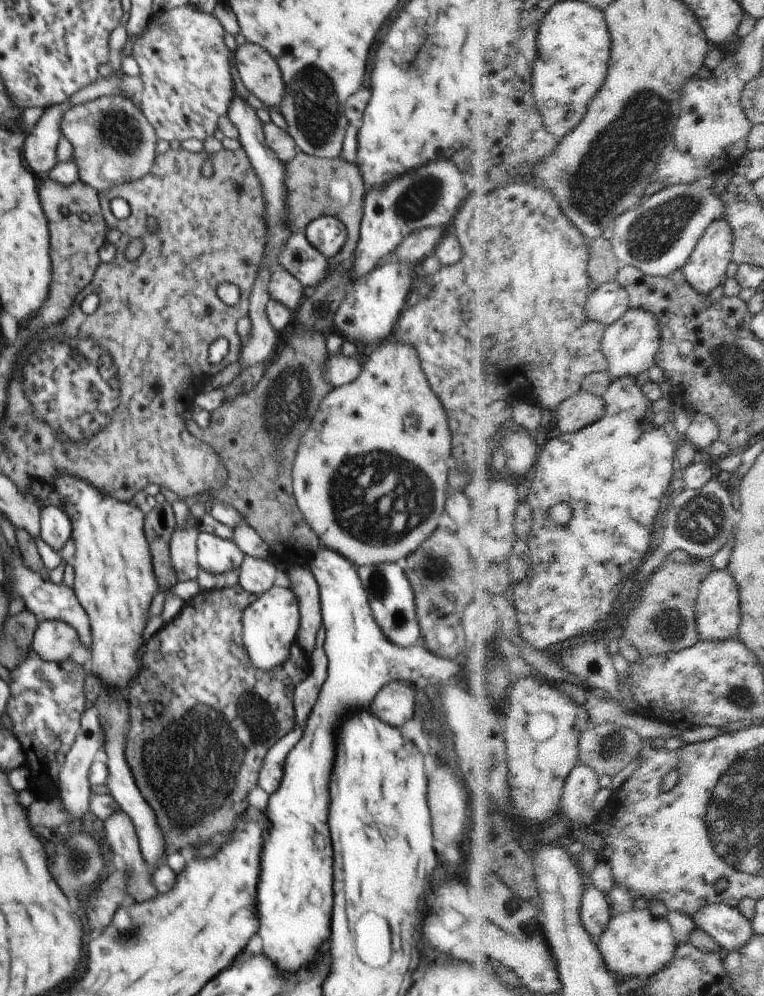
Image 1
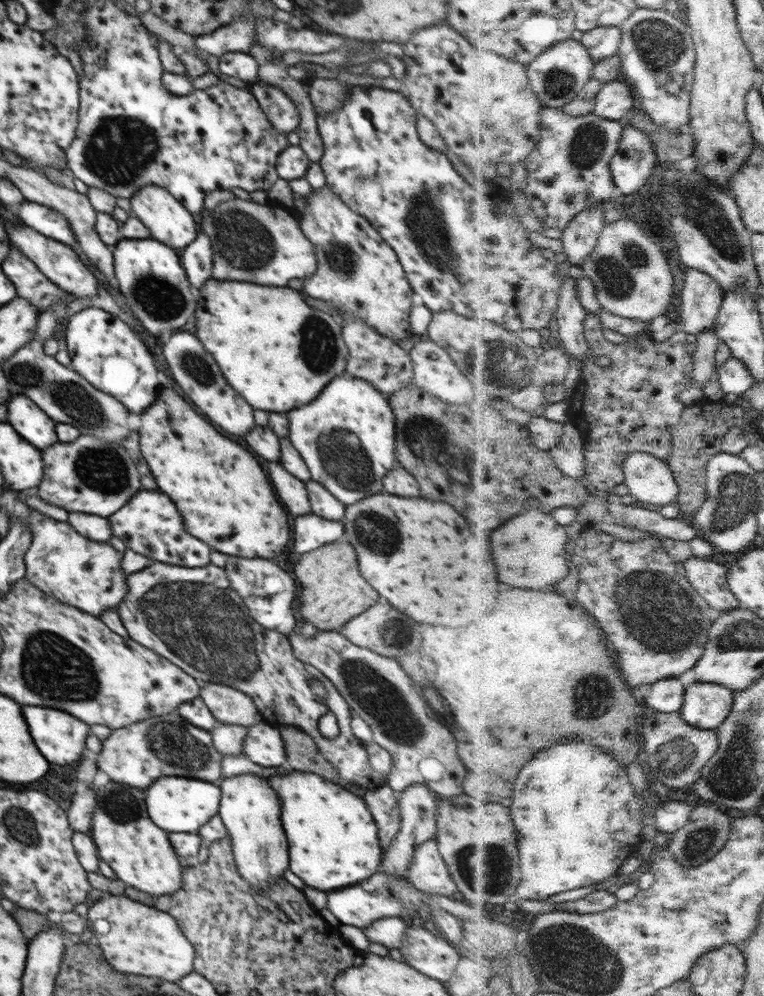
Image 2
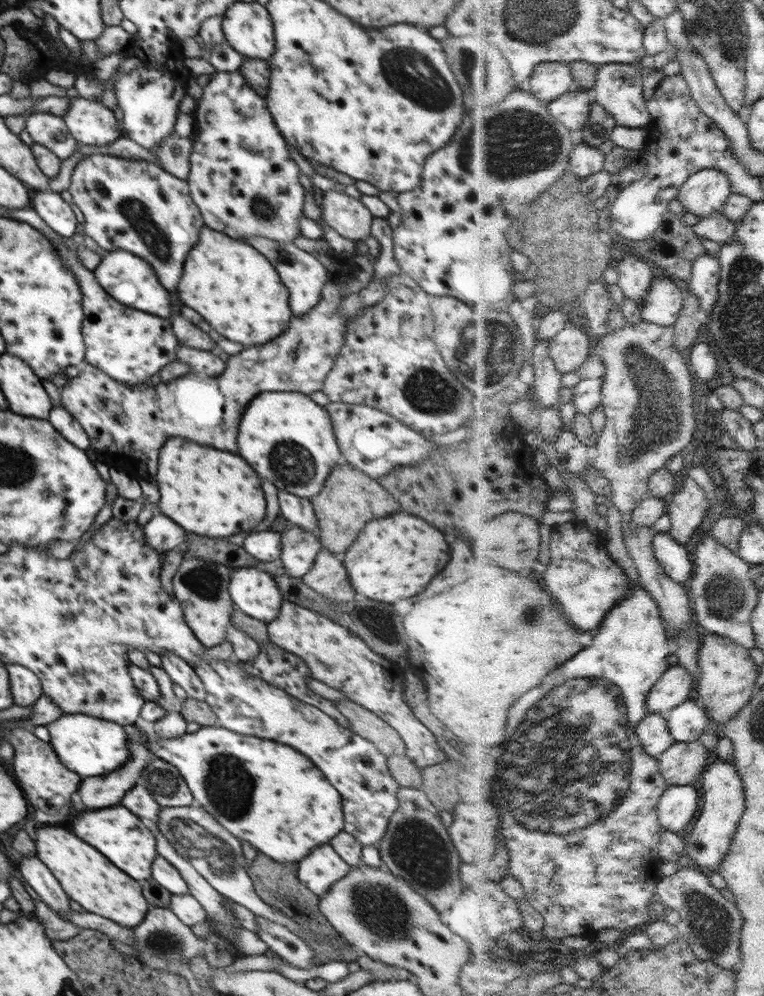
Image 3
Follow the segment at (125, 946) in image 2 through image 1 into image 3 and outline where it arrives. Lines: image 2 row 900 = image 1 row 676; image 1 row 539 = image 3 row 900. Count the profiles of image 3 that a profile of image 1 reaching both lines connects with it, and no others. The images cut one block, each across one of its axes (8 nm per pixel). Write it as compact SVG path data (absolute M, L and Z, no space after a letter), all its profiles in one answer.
M38 828L35 846L35 855L50 868L50 872L58 879L65 894L75 903L84 907L86 911L94 912L94 914L110 919L123 927L137 927L145 919L151 906L142 895L139 881L130 878L114 863L110 864L110 860L106 860L98 850L90 848L90 844L86 844L84 840L80 840L72 832L68 832L64 828Z

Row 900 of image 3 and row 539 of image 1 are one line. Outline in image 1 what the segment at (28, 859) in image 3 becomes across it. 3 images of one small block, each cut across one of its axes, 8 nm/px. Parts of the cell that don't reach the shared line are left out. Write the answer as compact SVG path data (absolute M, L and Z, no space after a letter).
M46 506L40 512L40 539L52 550L59 552L72 534L70 518L64 514L62 507Z

